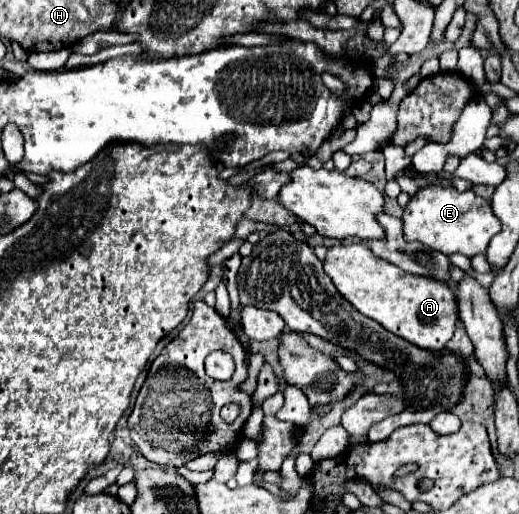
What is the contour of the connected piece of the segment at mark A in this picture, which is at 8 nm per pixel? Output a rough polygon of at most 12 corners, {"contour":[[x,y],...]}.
{"contour":[[364,243],[324,271],[362,315],[424,349],[454,335],[456,295]]}

